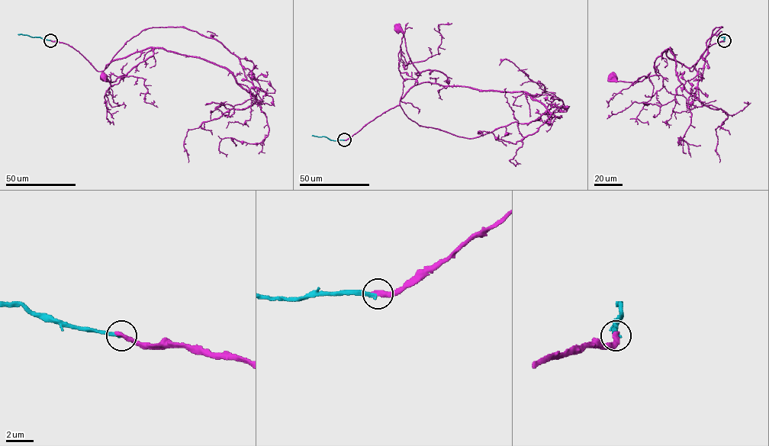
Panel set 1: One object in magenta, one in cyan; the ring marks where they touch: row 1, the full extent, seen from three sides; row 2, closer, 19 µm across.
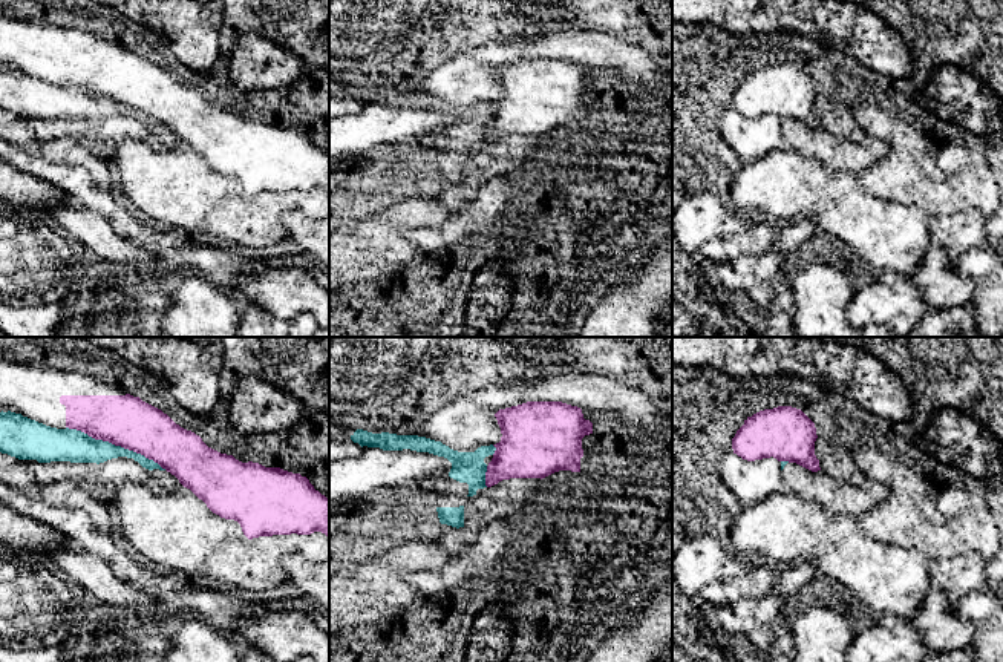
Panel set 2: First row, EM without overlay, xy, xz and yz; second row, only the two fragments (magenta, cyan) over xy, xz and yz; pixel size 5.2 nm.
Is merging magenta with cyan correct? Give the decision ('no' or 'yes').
no

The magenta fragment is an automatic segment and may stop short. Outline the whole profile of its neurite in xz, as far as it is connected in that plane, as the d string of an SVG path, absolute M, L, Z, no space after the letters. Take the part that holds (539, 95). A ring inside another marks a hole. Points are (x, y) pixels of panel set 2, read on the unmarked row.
M527 58L495 70L501 98L485 129L492 144L510 135L545 135L559 127L580 129L582 95L593 80L582 66L562 58Z

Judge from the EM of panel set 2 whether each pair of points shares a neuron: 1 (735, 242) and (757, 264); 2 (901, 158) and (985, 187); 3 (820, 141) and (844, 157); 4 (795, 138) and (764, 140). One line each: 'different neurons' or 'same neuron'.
1: different neurons
2: same neuron
3: same neuron
4: different neurons

